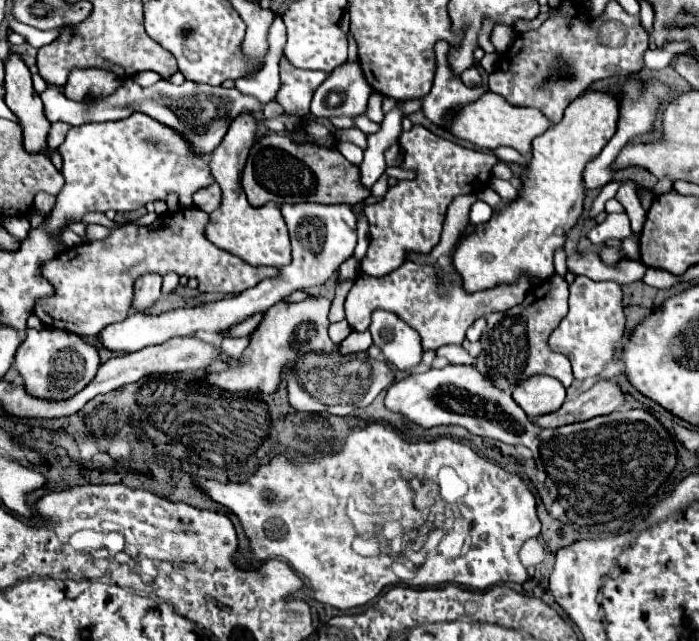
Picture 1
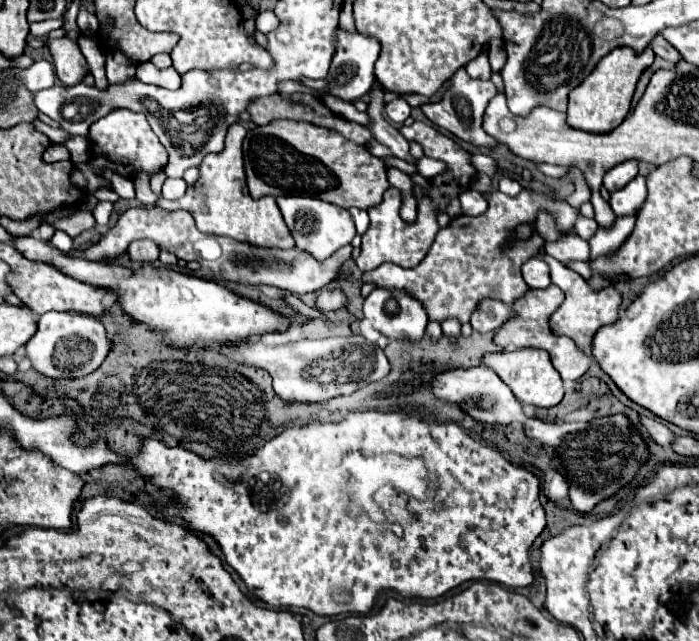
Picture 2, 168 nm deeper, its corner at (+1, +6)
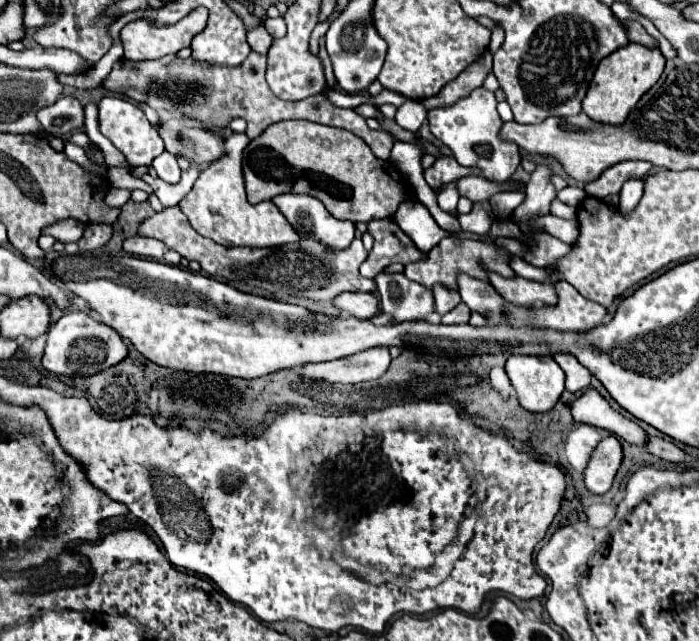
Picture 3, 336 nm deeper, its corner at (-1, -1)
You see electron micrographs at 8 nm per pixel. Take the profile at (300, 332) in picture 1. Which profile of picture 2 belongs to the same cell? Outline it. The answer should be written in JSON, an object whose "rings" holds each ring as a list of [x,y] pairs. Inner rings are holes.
{"rings":[[[322,289],[322,293],[316,297],[316,309],[320,311],[332,311],[332,309],[338,309],[346,303],[346,297],[342,295],[342,291],[326,291]]]}

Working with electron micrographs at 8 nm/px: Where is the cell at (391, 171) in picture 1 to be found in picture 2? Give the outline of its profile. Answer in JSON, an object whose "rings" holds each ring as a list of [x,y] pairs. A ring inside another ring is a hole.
{"rings":[[[423,156],[416,162],[416,169],[418,173],[427,179],[434,177],[446,171],[446,164],[426,156]]]}

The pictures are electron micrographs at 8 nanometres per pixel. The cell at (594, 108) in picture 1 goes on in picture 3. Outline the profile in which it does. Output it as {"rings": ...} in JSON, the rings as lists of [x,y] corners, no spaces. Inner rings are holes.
{"rings":[[[630,42],[624,48],[618,48],[608,58],[600,60],[588,94],[582,102],[582,110],[596,122],[604,124],[622,124],[628,118],[628,112],[636,102],[658,82],[664,70],[664,56],[658,48],[644,48],[642,44]]]}

